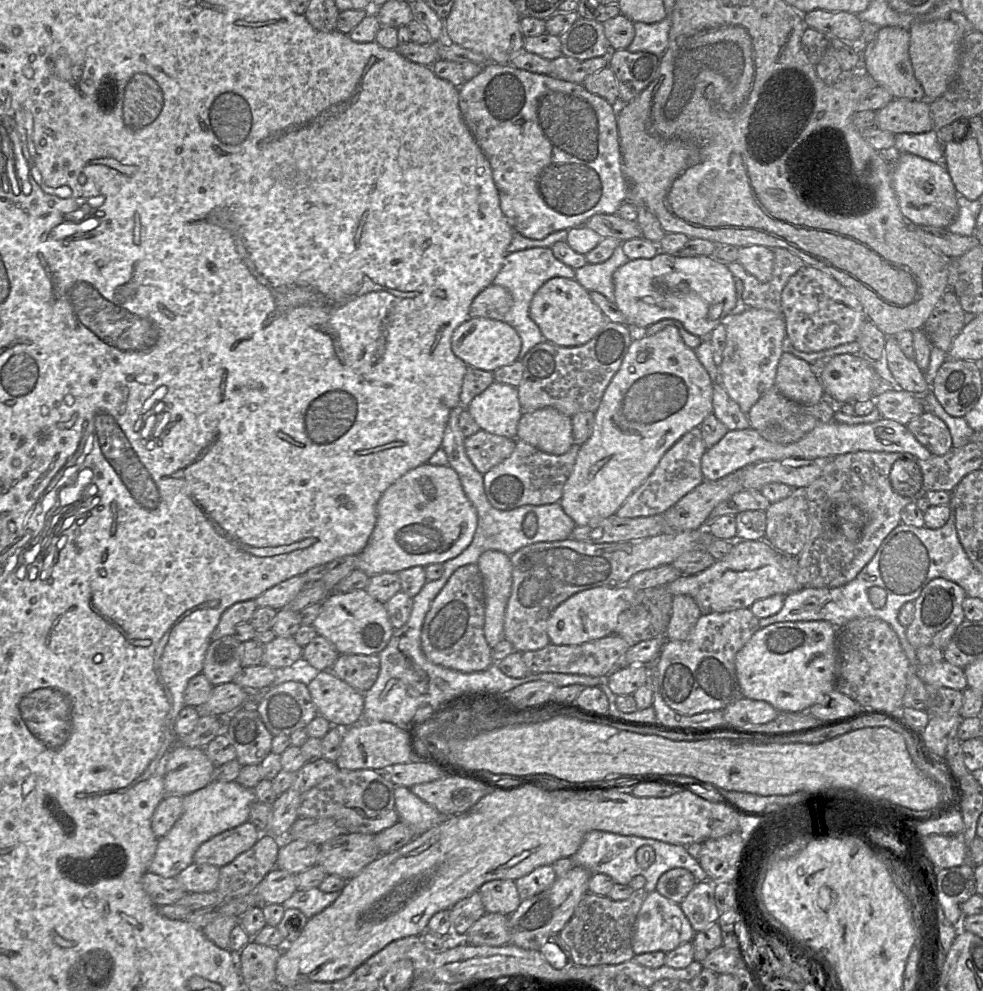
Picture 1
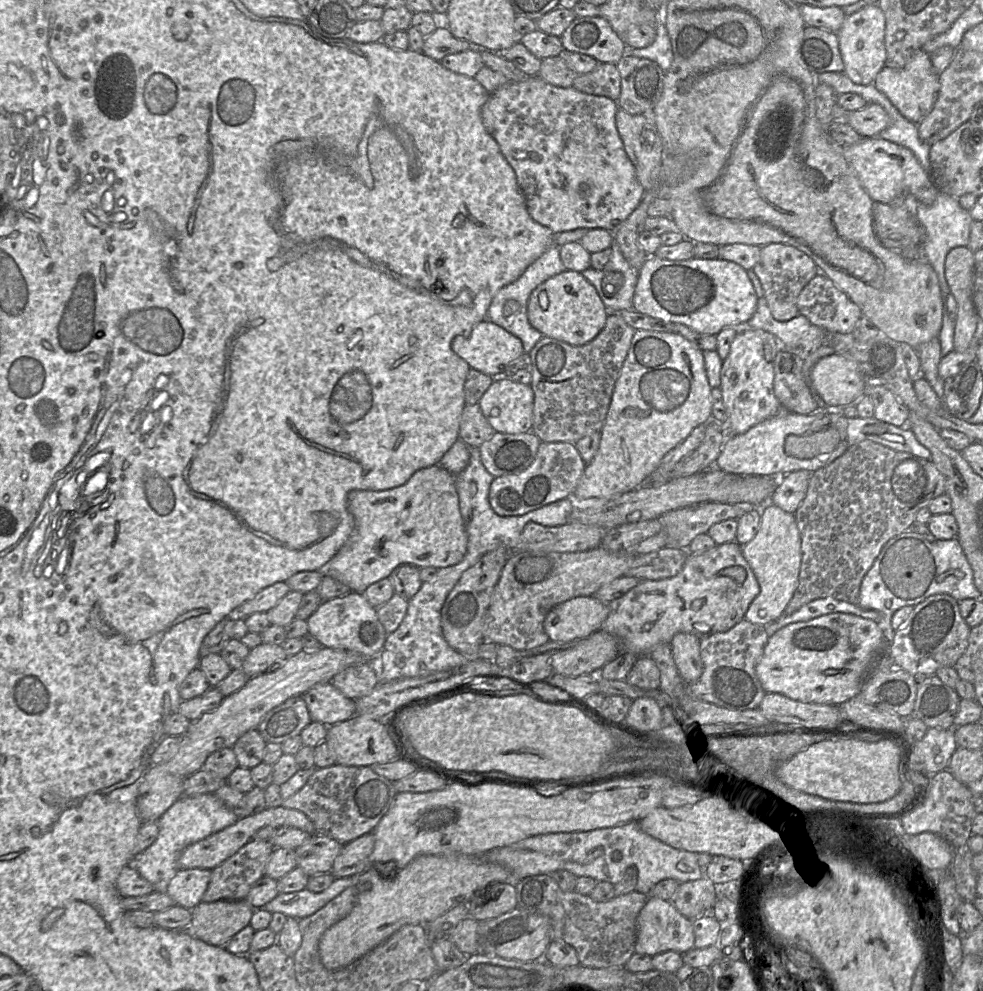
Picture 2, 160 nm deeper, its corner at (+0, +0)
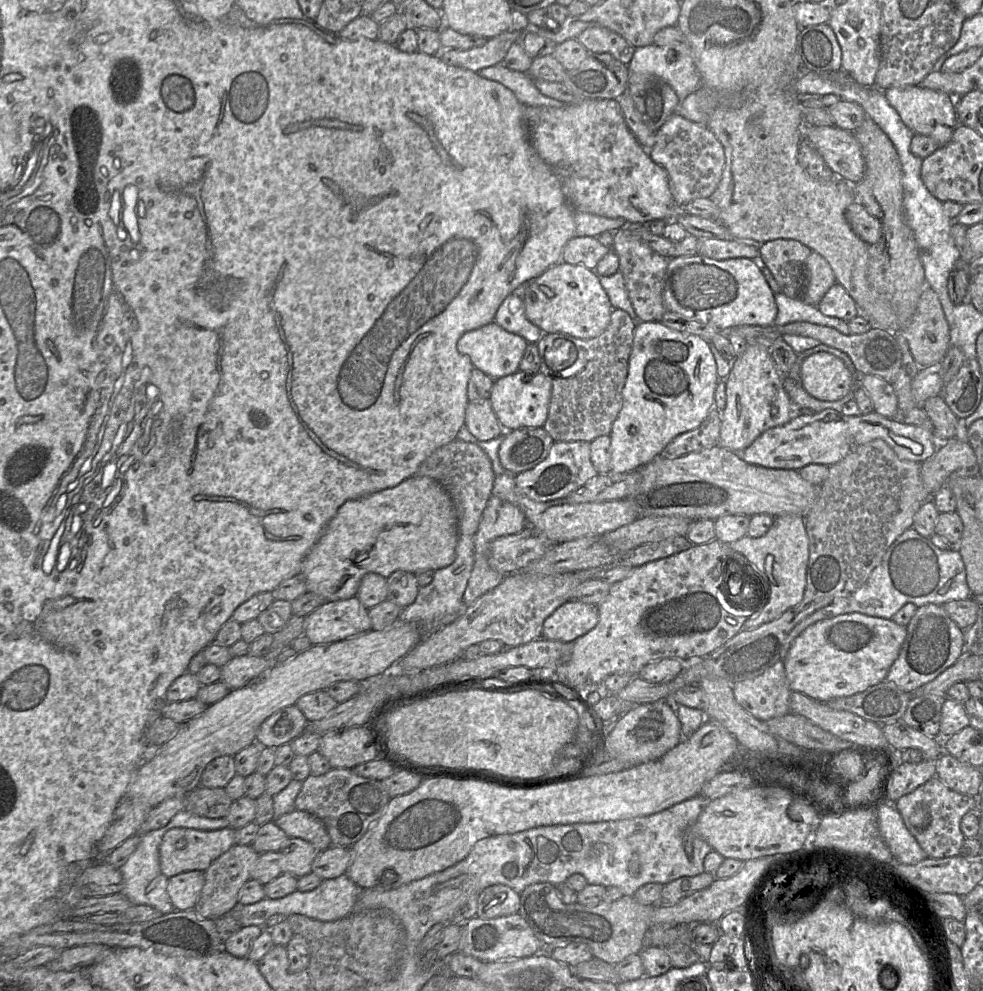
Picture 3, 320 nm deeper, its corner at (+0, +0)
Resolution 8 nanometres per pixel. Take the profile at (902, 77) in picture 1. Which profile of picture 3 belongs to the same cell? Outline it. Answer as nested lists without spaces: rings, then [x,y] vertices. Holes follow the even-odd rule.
[[[921,85],[906,88],[888,88],[884,95],[889,104],[898,112],[904,124],[915,134],[932,138],[939,146],[946,145],[959,124],[956,99],[944,92],[925,88]]]

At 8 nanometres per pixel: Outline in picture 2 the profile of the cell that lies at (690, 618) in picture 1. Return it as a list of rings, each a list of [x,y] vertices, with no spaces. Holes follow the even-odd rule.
[[[678,633],[671,641],[671,648],[681,677],[689,684],[697,682],[704,671],[700,636],[691,633]]]

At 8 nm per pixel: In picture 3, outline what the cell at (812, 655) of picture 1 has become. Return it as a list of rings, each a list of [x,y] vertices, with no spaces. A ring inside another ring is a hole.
[[[846,613],[816,622],[795,638],[784,658],[789,687],[792,692],[822,703],[861,693],[886,680],[906,635],[906,626],[862,613]]]

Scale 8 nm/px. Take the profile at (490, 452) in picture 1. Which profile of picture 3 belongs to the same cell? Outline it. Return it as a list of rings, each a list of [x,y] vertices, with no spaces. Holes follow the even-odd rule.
[[[543,426],[504,431],[498,457],[506,471],[519,474],[543,461],[553,443]]]

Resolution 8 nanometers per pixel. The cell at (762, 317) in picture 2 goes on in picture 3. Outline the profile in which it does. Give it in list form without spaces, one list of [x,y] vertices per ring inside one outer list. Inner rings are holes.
[[[782,292],[774,294],[774,297],[777,305],[774,326],[783,326],[793,322],[808,322],[832,327],[844,335],[852,334],[846,321],[822,314],[817,306],[806,304],[801,299],[789,298]]]

